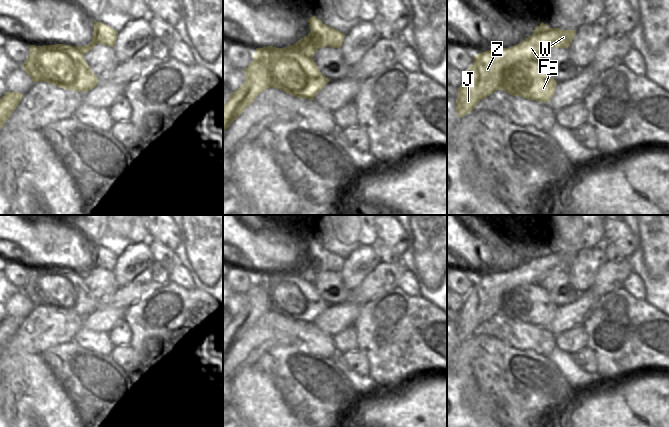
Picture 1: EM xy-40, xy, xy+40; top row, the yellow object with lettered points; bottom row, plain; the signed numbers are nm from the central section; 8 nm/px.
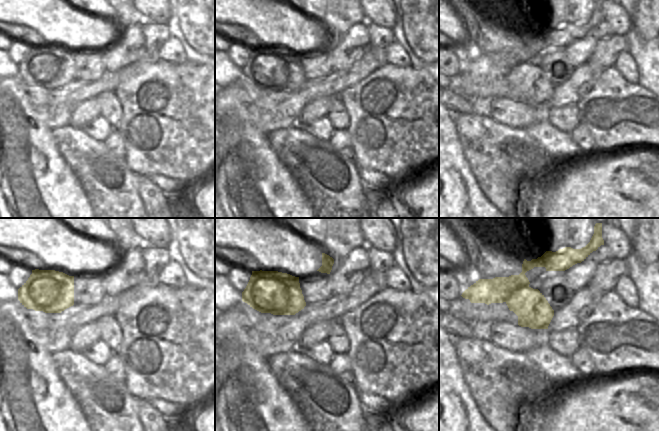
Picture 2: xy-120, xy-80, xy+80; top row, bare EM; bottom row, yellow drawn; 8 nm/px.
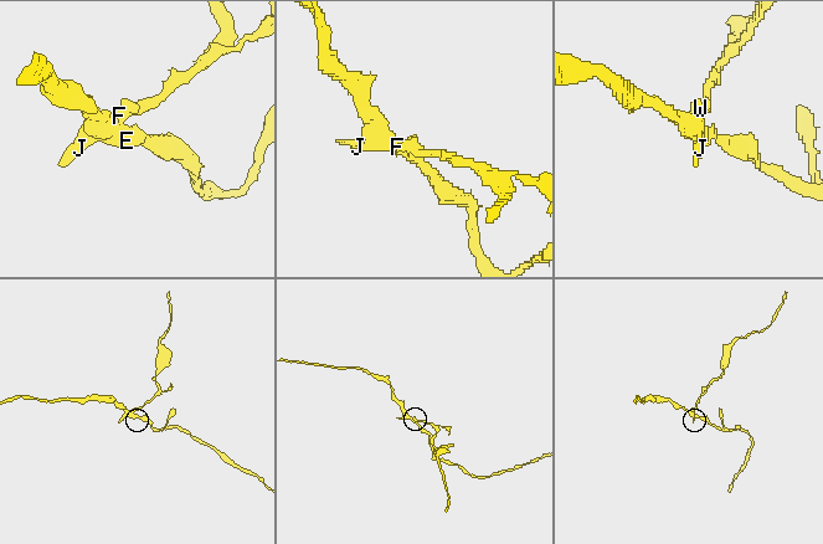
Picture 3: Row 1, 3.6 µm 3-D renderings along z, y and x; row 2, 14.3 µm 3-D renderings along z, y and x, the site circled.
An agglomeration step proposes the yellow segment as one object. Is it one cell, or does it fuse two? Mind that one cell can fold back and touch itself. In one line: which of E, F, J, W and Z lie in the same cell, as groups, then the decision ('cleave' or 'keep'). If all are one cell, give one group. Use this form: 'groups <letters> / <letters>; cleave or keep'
groups E / F J W Z; cleave

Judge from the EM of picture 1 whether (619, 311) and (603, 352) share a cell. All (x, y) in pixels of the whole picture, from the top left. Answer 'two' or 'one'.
one

